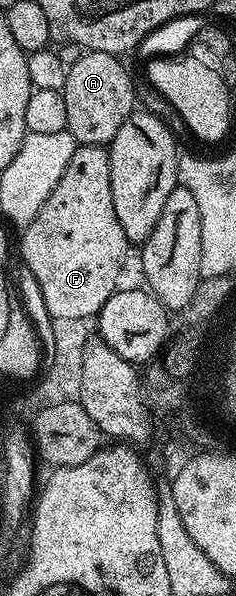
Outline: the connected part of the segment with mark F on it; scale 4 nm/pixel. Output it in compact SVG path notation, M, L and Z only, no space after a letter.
M78 145L75 156L39 216L24 227L20 261L39 280L43 304L53 319L74 316L92 319L101 313L103 304L119 288L125 253L131 250L125 229L115 216L111 200L109 151L104 146Z

